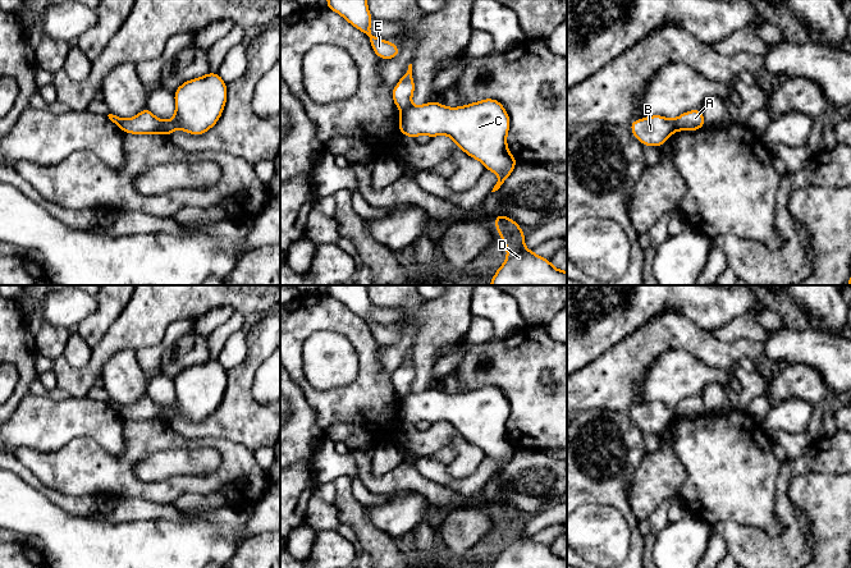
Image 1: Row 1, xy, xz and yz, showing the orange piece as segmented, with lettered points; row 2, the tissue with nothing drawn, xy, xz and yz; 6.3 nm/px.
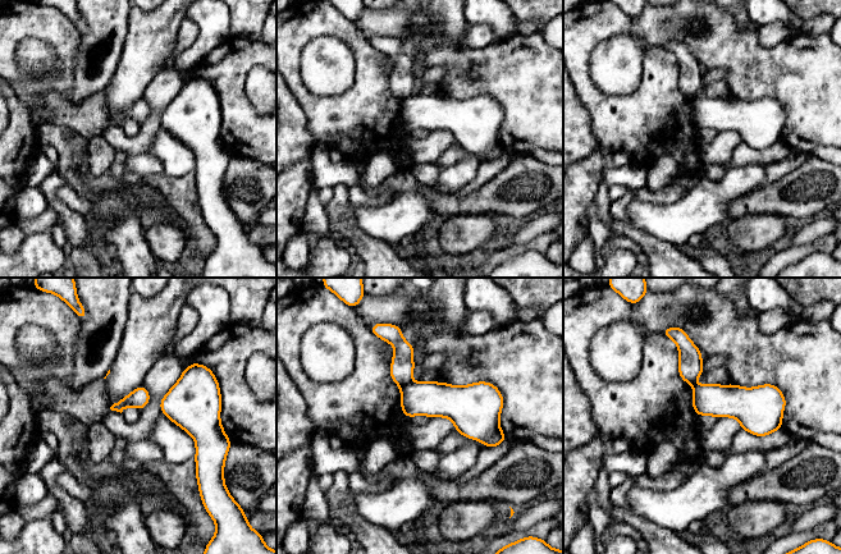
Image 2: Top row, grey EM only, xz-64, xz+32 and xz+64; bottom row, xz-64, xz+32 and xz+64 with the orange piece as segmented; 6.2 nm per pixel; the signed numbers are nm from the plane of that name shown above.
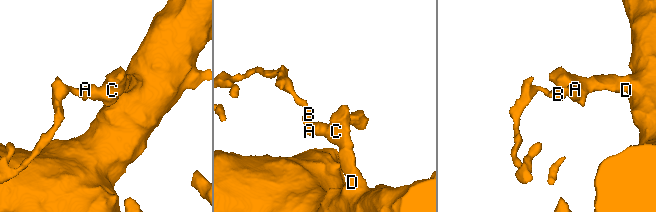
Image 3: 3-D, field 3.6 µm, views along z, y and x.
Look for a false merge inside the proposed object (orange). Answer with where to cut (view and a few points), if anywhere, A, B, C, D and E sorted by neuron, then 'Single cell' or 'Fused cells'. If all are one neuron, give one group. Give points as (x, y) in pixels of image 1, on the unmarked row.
Split along yz (676, 406), (673, 416). Groups: A C D / B E. Fused cells

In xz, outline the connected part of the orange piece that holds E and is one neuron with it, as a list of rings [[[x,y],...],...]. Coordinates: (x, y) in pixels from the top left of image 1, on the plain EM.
[[[328,285],[326,294],[340,301],[348,310],[363,319],[380,345],[393,345],[399,342],[399,334],[371,321],[371,301],[366,285]]]

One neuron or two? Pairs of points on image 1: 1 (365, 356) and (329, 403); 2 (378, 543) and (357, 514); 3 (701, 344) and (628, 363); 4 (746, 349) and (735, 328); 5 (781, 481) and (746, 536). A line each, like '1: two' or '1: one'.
1: one
2: one
3: one
4: two
5: one

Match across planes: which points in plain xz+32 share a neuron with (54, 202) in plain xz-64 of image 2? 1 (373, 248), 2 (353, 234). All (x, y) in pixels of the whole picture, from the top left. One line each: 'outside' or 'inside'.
1: inside
2: inside

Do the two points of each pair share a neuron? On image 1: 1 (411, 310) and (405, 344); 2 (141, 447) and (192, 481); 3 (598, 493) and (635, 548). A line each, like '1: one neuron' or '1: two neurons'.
1: one neuron
2: one neuron
3: one neuron

